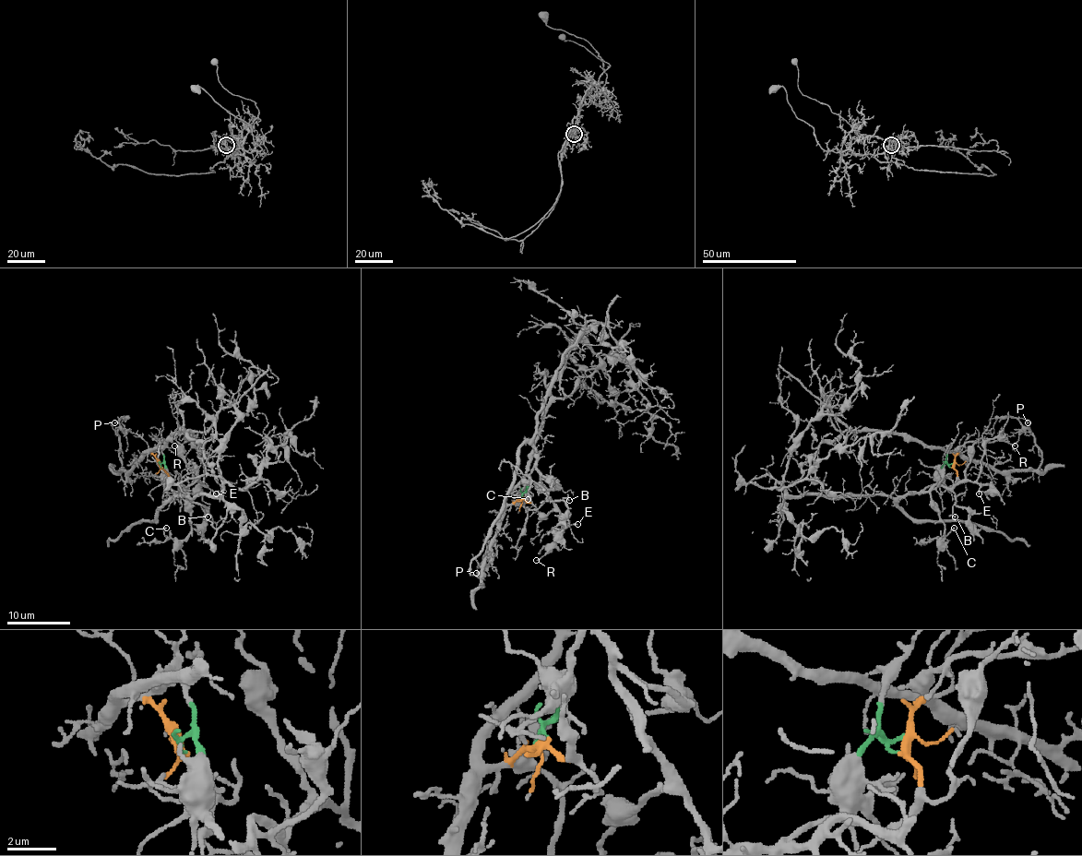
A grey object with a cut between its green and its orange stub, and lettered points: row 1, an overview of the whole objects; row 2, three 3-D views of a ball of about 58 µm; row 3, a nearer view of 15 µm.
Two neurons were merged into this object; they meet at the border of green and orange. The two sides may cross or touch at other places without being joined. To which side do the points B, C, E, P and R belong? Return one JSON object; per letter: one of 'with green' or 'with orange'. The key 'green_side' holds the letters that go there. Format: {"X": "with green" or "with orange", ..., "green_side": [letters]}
{"B": "with green", "C": "with green", "E": "with green", "P": "with orange", "R": "with green", "green_side": ["B", "C", "E", "R"]}

